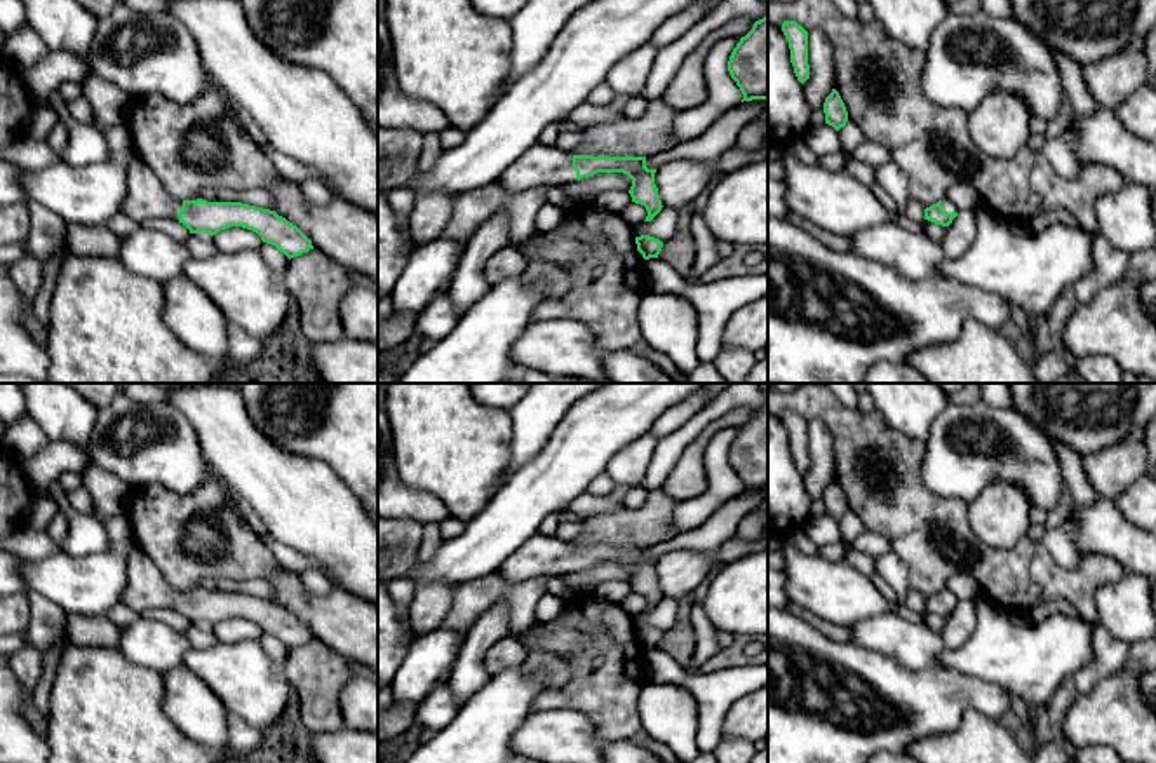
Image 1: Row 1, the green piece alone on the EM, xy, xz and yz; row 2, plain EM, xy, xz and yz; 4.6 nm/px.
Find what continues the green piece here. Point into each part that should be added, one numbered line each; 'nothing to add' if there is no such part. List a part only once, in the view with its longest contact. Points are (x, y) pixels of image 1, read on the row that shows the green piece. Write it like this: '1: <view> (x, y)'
1: xz (540, 166)

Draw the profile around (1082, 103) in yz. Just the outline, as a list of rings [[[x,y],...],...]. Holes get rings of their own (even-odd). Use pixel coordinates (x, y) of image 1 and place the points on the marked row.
[[[1053,52],[1055,63],[1059,75],[1064,84],[1065,96],[1071,101],[1071,111],[1072,115],[1092,115],[1095,113],[1100,106],[1093,101],[1090,96],[1085,78],[1083,78],[1083,66],[1079,66],[1076,61],[1071,57]]]

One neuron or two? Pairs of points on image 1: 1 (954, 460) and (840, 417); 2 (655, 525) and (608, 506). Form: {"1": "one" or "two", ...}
{"1": "two", "2": "two"}

